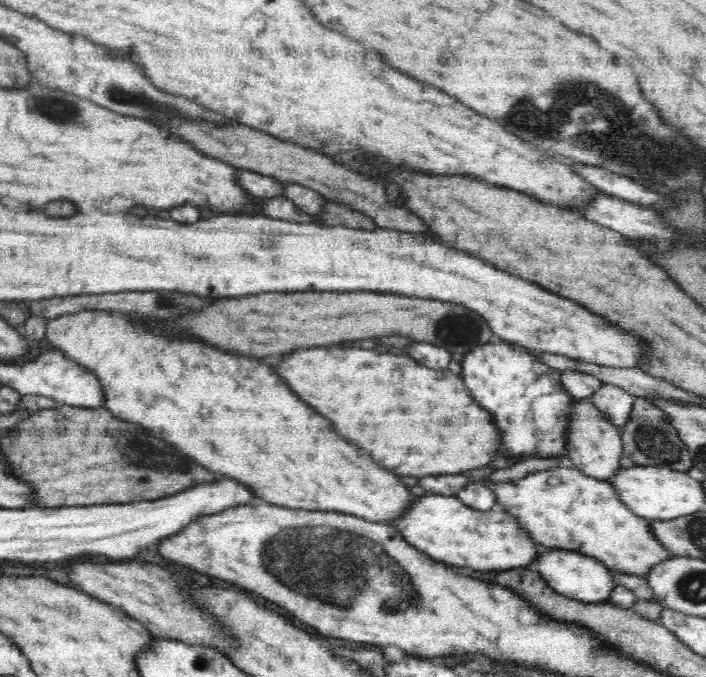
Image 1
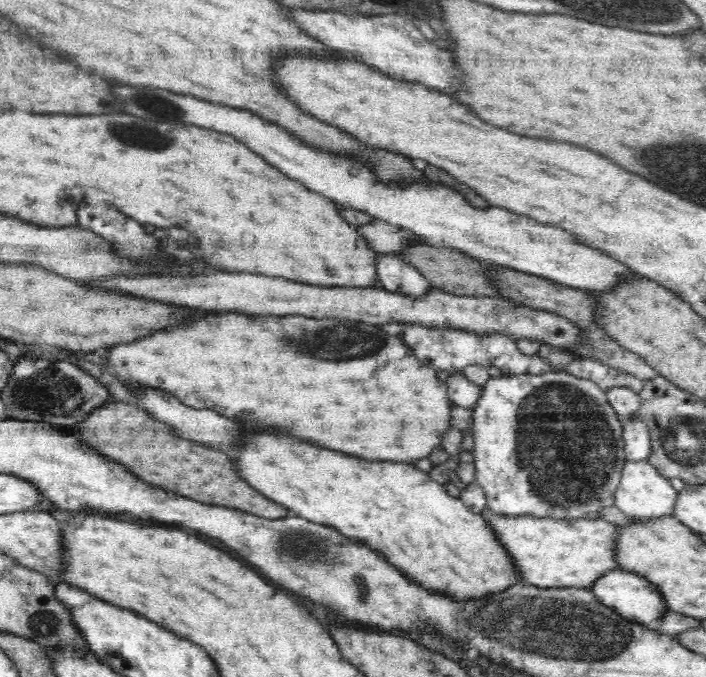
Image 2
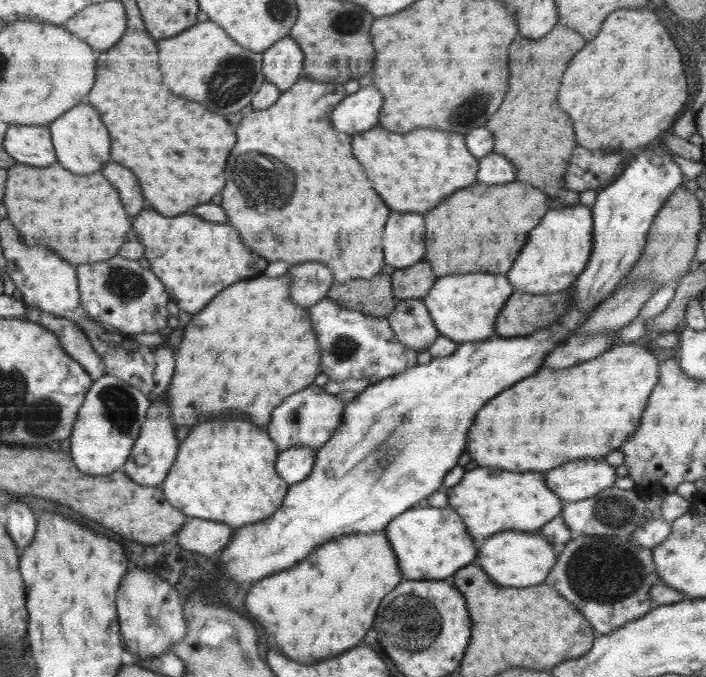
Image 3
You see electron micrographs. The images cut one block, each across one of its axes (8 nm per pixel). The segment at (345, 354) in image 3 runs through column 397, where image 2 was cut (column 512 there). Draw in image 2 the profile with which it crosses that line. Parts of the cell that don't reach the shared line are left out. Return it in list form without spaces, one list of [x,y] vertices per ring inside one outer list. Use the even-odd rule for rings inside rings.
[[[387,322],[381,327],[388,334],[398,337],[418,360],[436,372],[441,370],[454,375],[463,372],[464,368],[470,364],[479,364],[486,369],[496,366],[502,371],[502,375],[540,375],[546,372],[557,372],[554,366],[546,363],[538,354],[523,354],[516,347],[516,341],[508,335],[500,333],[480,335],[450,327],[426,327],[422,324],[403,322]]]

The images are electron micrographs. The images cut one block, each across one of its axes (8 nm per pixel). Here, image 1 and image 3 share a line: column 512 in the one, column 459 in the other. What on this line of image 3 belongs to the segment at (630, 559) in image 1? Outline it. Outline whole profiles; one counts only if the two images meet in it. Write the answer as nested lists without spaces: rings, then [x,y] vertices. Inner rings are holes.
[[[476,468],[466,472],[456,486],[447,490],[447,504],[454,512],[460,514],[467,533],[473,538],[488,538],[504,531],[538,532],[544,524],[561,514],[564,502],[544,484],[545,474],[542,472],[500,472],[490,474],[490,468]]]

